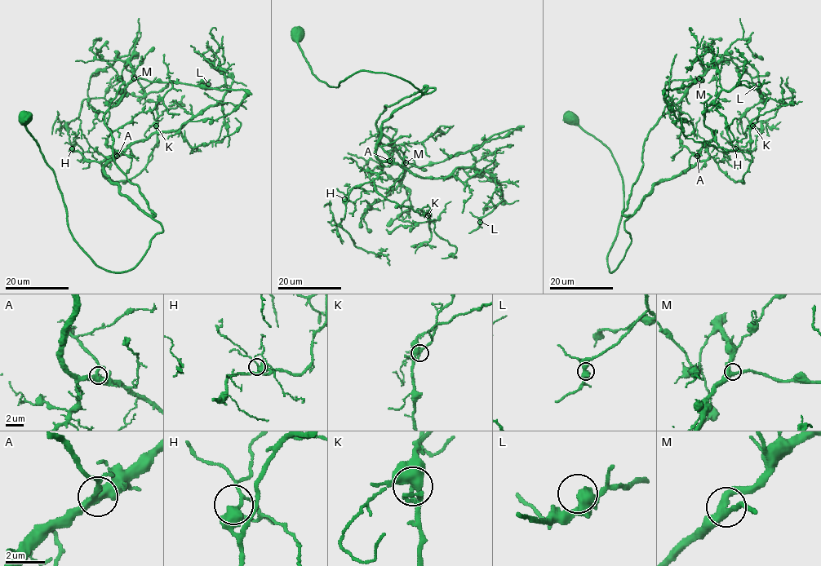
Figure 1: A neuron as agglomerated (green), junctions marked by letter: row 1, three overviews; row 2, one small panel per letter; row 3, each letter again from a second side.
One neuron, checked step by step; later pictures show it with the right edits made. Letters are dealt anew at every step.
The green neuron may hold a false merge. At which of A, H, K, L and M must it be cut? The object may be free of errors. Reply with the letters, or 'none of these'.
none of these

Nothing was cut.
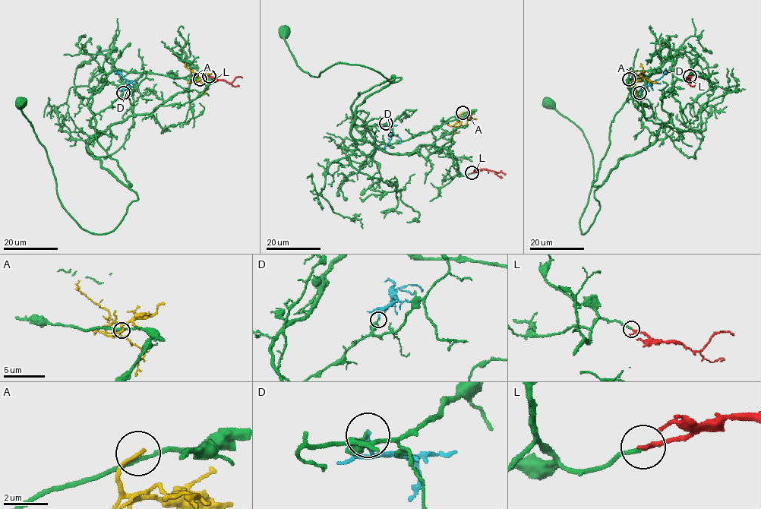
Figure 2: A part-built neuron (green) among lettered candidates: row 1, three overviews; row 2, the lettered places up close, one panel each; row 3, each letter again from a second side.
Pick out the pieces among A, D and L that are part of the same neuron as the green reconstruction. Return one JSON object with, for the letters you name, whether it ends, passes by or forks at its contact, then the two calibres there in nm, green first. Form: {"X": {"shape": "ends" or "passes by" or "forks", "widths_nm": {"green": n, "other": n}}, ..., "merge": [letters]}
{"L": {"shape": "ends", "widths_nm": {"green": 170, "other": 200}}, "merge": ["L"]}

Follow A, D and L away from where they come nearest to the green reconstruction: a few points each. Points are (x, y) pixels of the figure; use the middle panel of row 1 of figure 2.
A: (462, 112), (459, 126), (450, 126), (449, 123)
D: (386, 123), (392, 127), (391, 139), (383, 148), (377, 149)
L: (472, 173), (487, 169), (505, 174)

